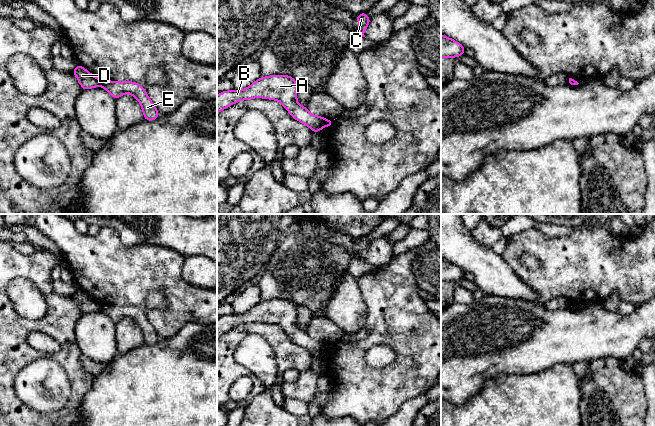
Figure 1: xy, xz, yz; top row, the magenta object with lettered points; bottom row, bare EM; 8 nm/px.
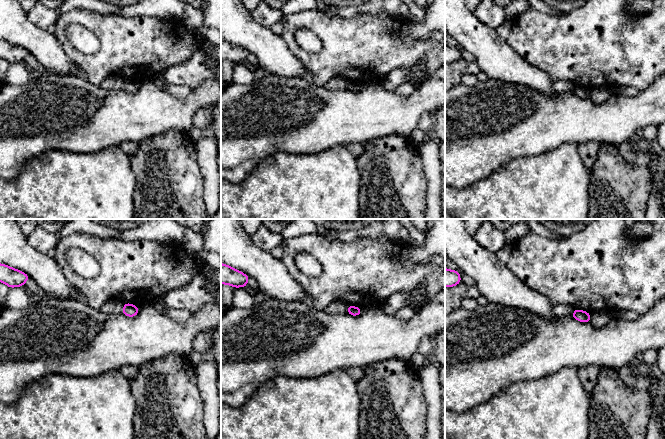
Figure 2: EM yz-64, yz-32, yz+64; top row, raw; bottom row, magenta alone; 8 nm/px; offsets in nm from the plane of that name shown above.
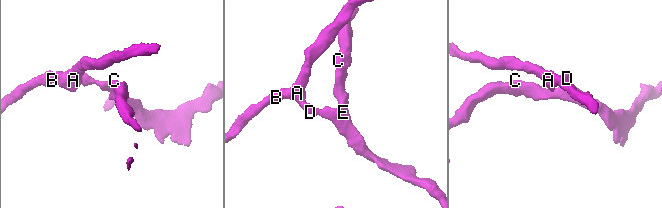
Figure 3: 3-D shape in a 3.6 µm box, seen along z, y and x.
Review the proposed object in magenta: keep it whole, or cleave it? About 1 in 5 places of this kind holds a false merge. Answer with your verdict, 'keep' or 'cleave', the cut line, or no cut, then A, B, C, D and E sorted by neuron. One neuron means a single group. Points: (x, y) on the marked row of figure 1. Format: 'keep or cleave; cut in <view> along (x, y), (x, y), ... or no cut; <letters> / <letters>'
cleave; cut in xy along (101, 80), (99, 85); A B D / C E

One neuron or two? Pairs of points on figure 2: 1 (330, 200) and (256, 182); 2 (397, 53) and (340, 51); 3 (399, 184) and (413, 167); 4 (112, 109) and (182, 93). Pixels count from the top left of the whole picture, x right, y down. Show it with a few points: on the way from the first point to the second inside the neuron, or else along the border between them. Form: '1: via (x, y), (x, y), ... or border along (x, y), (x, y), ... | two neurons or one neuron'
1: via (312, 200), (274, 200) | one neuron
2: via (383, 51), (354, 51) | one neuron
3: via (400, 180), (409, 171) | one neuron
4: border along (152, 82), (178, 98), (185, 98), (191, 91) | two neurons

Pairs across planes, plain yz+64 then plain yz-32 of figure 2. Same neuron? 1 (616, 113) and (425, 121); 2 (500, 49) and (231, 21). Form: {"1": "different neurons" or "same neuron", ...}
{"1": "different neurons", "2": "same neuron"}

